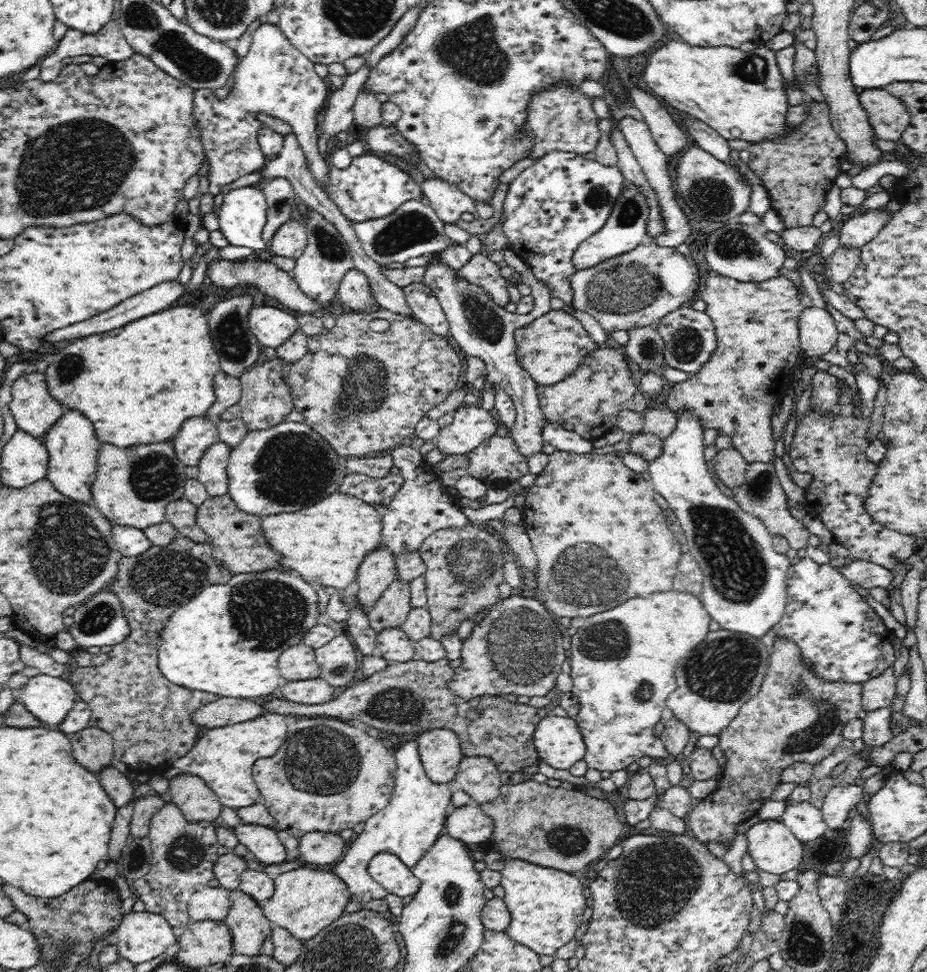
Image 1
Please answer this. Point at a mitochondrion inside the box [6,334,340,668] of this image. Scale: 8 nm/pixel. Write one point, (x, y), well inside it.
(68, 550)

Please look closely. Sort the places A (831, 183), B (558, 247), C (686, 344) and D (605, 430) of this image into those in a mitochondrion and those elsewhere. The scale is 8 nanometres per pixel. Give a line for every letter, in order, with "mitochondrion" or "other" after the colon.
A: other
B: other
C: mitochondrion
D: other

